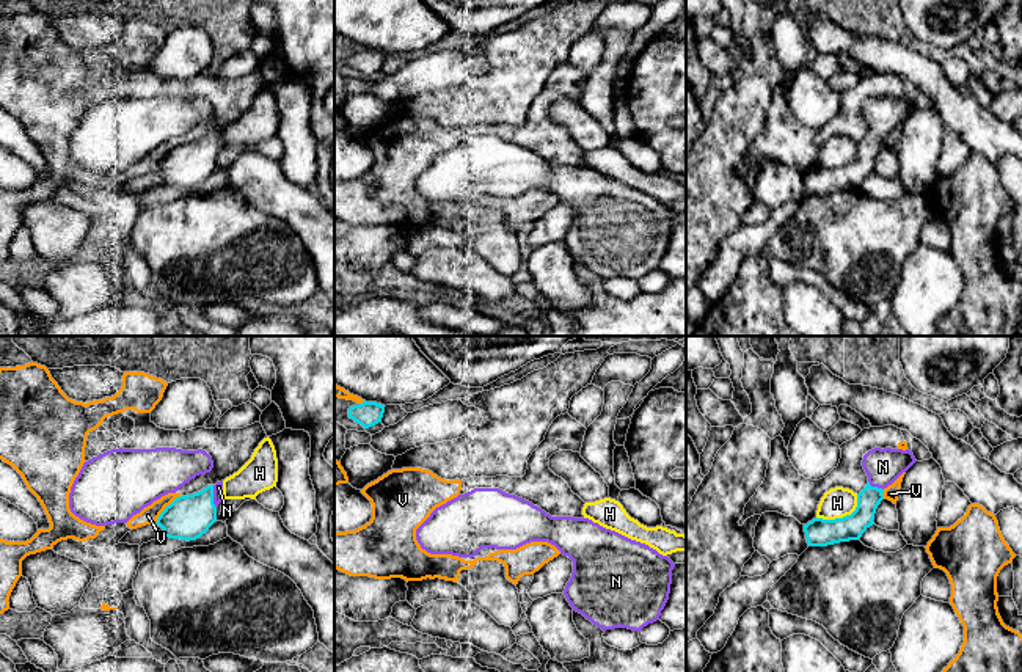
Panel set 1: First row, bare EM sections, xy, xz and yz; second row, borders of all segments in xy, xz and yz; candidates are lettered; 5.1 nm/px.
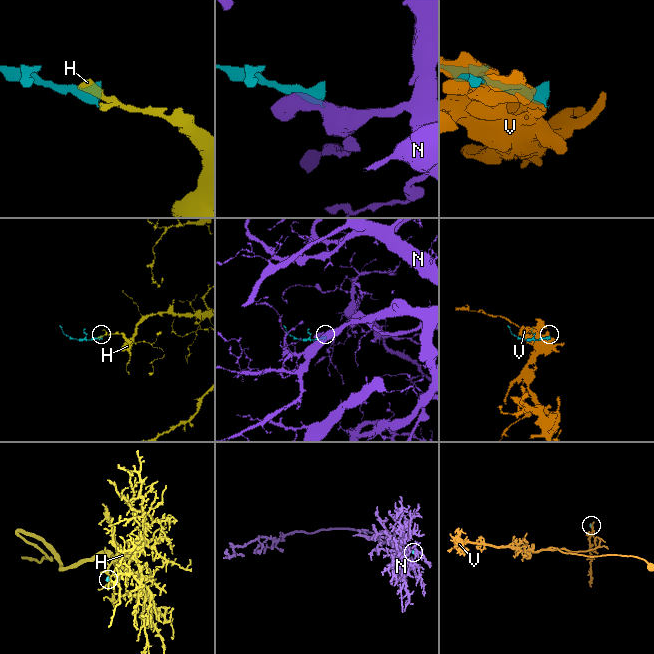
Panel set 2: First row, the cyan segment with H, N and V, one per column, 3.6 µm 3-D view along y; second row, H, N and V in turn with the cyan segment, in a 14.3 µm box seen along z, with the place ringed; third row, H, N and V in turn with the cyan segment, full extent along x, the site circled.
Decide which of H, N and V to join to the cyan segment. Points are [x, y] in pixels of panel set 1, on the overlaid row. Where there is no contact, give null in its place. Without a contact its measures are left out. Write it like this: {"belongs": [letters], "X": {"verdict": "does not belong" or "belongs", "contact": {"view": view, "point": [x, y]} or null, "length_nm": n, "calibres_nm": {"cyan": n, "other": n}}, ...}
{"belongs": ["N"], "H": {"verdict": "does not belong", "contact": {"view": "yz", "point": [843, 517]}, "length_nm": 240, "calibres_nm": {"cyan": 140, "other": 160}}, "N": {"verdict": "belongs", "contact": {"view": "xy", "point": [212, 496]}, "length_nm": 120, "calibres_nm": {"cyan": 220, "other": 50}}, "V": {"verdict": "does not belong", "contact": {"view": "xy", "point": [165, 507]}, "length_nm": 200, "calibres_nm": {"cyan": 220, "other": 90}}}

